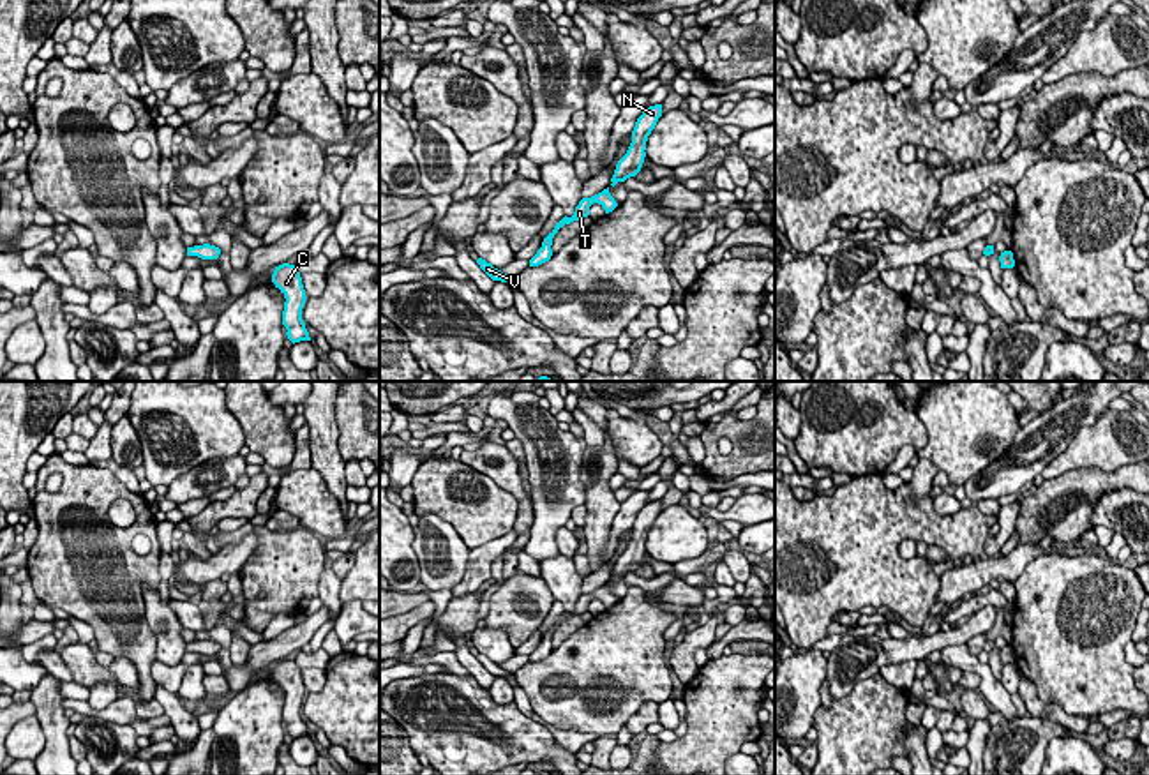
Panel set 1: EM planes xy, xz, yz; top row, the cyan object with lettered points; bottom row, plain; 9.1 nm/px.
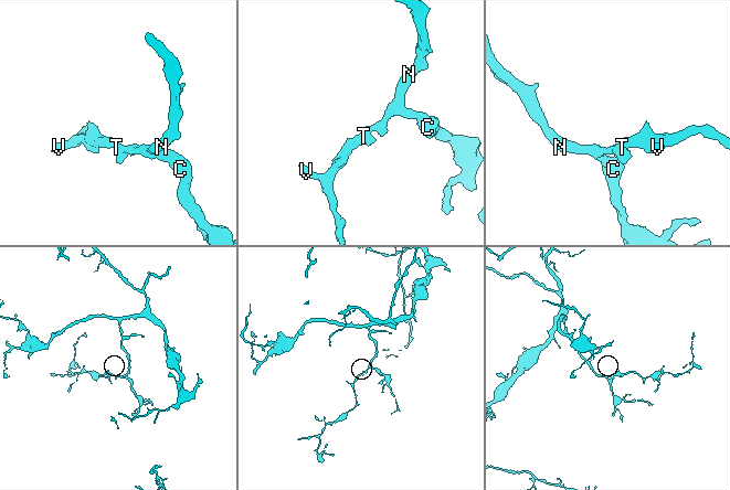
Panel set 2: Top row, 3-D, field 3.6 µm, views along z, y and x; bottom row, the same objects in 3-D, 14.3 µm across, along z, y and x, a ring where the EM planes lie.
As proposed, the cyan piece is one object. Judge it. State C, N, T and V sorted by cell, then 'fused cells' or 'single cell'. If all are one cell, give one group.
C N T V | single cell

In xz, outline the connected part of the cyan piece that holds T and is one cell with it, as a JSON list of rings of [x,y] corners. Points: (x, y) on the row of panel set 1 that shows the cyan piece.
[[[609,187],[604,189],[602,192],[595,194],[595,196],[591,196],[591,198],[582,198],[582,199],[579,201],[579,205],[575,207],[574,215],[572,215],[572,217],[567,217],[567,215],[565,215],[565,217],[554,226],[554,229],[544,238],[542,247],[540,247],[540,249],[537,251],[537,254],[529,260],[529,267],[538,267],[538,265],[549,261],[551,256],[552,256],[552,249],[551,249],[552,238],[554,238],[554,235],[558,233],[558,229],[563,228],[565,224],[570,224],[570,222],[574,222],[574,221],[581,221],[581,219],[588,217],[588,215],[590,215],[590,207],[591,207],[593,203],[598,203],[598,205],[605,210],[605,214],[612,212],[612,210],[618,207],[616,199],[614,199],[614,198],[611,196],[611,192],[609,192]]]

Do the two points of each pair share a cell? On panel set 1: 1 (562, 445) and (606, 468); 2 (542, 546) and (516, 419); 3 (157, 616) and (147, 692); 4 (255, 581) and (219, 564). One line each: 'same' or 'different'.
1: different
2: same
3: different
4: different

